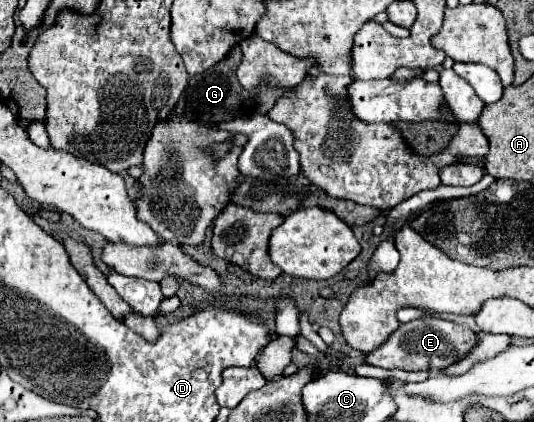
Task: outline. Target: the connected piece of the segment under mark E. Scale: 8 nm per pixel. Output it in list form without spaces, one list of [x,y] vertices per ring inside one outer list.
[[[439,316],[417,318],[401,324],[381,346],[365,354],[365,362],[385,370],[429,370],[429,368],[447,368],[449,364],[461,360],[477,344],[477,334],[465,326]]]

